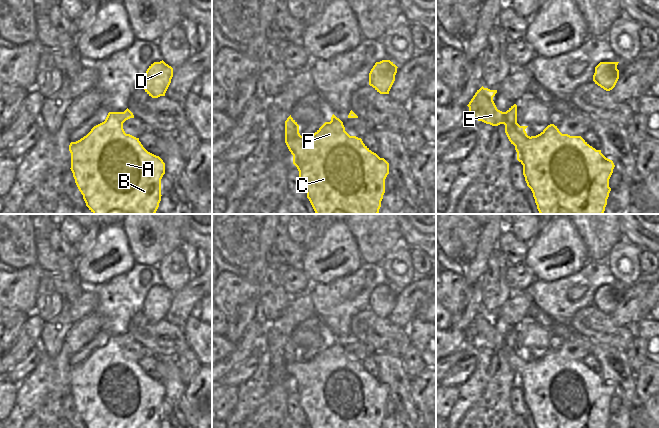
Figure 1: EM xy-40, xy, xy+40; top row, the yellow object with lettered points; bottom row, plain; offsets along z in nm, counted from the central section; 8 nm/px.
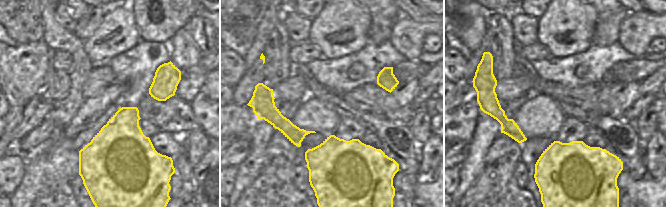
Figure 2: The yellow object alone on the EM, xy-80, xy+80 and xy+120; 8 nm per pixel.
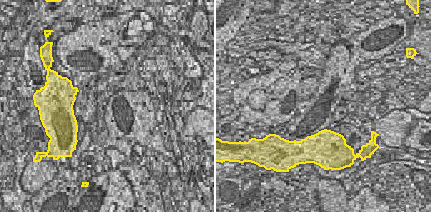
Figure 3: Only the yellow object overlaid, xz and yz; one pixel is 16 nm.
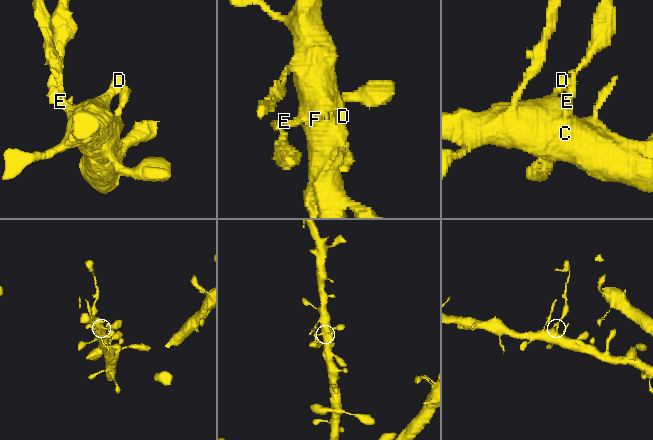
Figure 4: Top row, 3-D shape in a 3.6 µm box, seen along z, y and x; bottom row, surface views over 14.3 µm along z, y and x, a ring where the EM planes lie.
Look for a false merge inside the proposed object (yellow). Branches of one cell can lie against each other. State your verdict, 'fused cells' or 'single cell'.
fused cells

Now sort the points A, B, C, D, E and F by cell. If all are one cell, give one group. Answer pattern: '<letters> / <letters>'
A B C D F / E

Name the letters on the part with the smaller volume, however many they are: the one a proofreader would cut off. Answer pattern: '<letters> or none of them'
E

